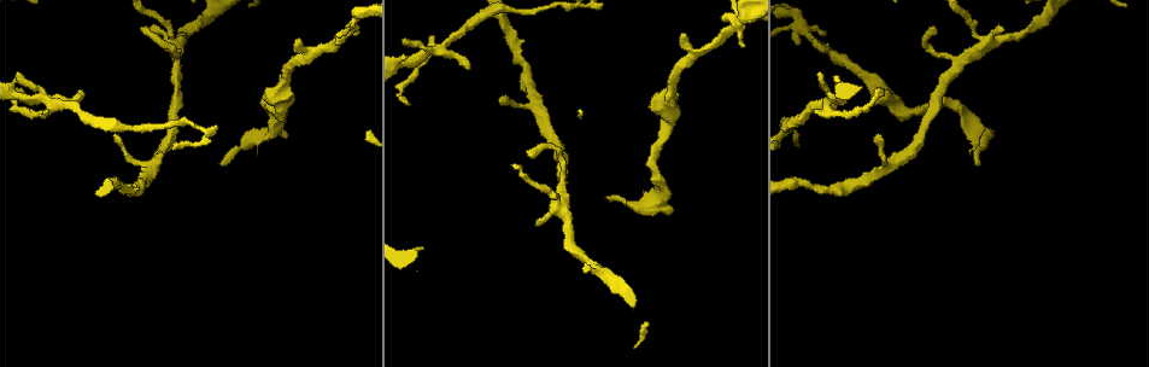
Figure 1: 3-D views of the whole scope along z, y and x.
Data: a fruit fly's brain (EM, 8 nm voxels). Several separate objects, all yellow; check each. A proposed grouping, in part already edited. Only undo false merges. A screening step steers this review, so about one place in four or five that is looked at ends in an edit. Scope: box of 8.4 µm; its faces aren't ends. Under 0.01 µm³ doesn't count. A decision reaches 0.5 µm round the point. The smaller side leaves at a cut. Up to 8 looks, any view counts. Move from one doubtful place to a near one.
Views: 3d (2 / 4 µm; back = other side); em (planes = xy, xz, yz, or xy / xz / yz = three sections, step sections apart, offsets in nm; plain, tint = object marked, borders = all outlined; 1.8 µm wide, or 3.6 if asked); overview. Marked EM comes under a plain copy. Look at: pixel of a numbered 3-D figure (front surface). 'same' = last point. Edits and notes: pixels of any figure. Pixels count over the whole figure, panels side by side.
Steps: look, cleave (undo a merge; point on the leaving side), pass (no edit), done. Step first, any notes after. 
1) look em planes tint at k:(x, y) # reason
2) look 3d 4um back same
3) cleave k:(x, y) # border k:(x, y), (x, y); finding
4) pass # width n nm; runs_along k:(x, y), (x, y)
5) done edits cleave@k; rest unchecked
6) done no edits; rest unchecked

look 3d 4um at 1:(893, 161) # branch point

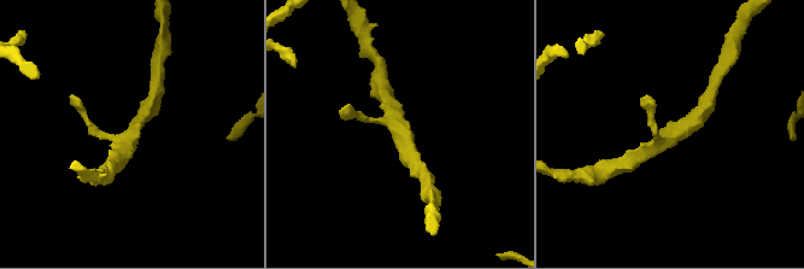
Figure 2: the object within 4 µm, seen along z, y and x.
look em yz step 16 tint at 2:(400, 132) # need the tissue

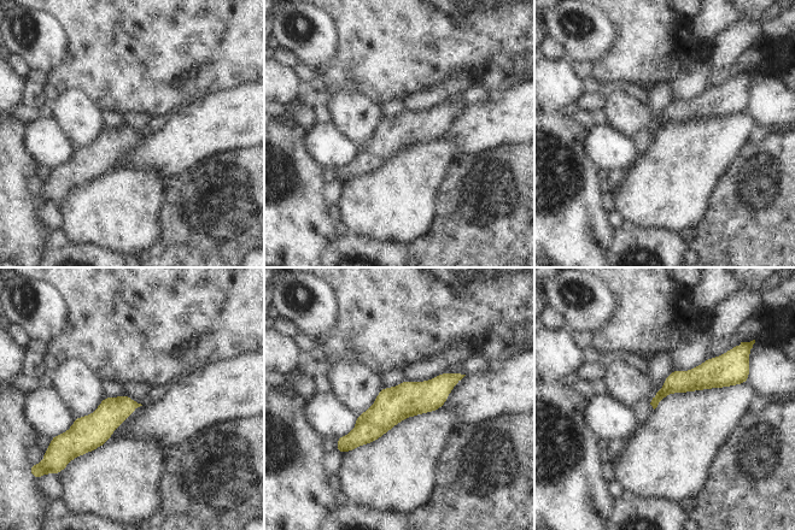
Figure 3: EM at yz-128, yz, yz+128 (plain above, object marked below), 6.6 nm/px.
look em planes tint same # another direction

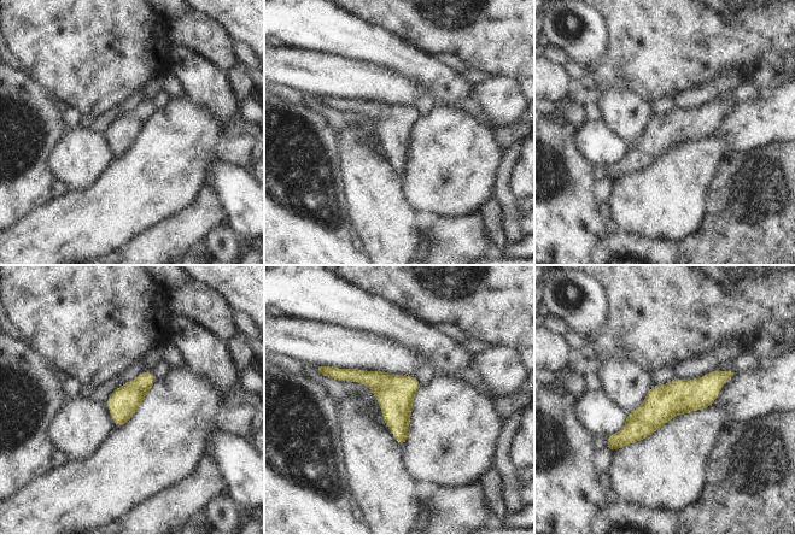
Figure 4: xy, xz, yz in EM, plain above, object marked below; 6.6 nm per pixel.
pass # width 200 nm; runs_along 4:(728, 374), (662, 403), (614, 446); all the same neuron

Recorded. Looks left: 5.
look 3d 4um at 1:(354, 27)

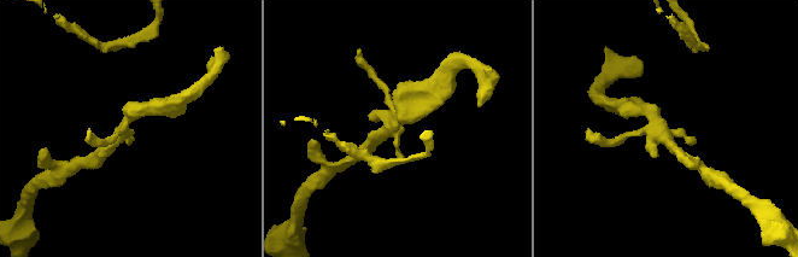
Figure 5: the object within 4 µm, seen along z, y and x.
look em yz step 4 tint at 5:(122, 134) # now the EM

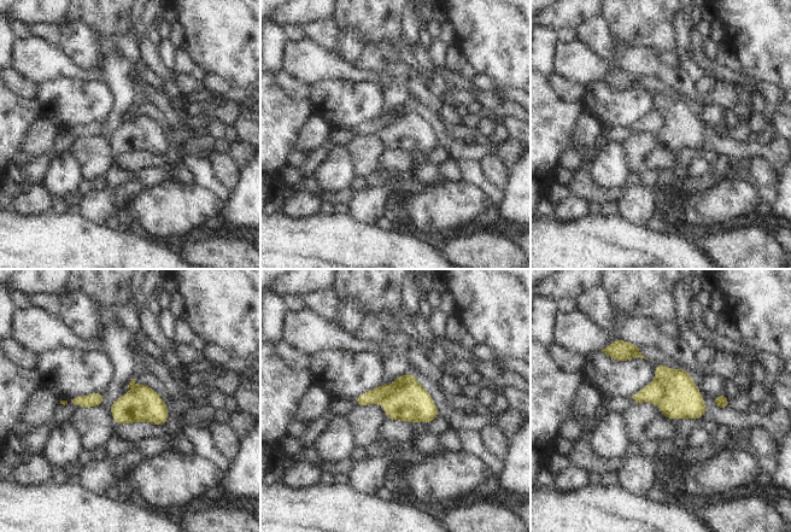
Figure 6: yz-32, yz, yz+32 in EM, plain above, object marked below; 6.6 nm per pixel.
look em planes tint same # cut it another way

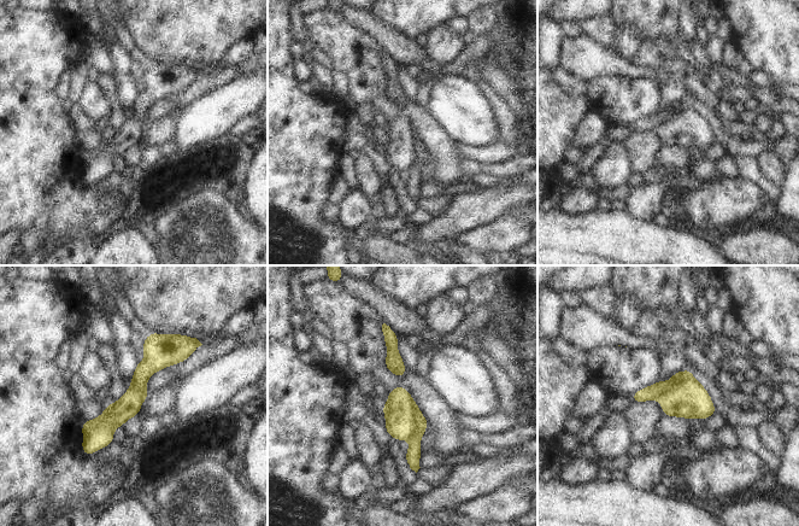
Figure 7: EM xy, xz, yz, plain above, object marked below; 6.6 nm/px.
cleave 7:(421, 424) # part_leaving 7:(416, 410), (415, 467); two neurons meet here

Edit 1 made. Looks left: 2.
done edits cleave@7; rest unchecked

